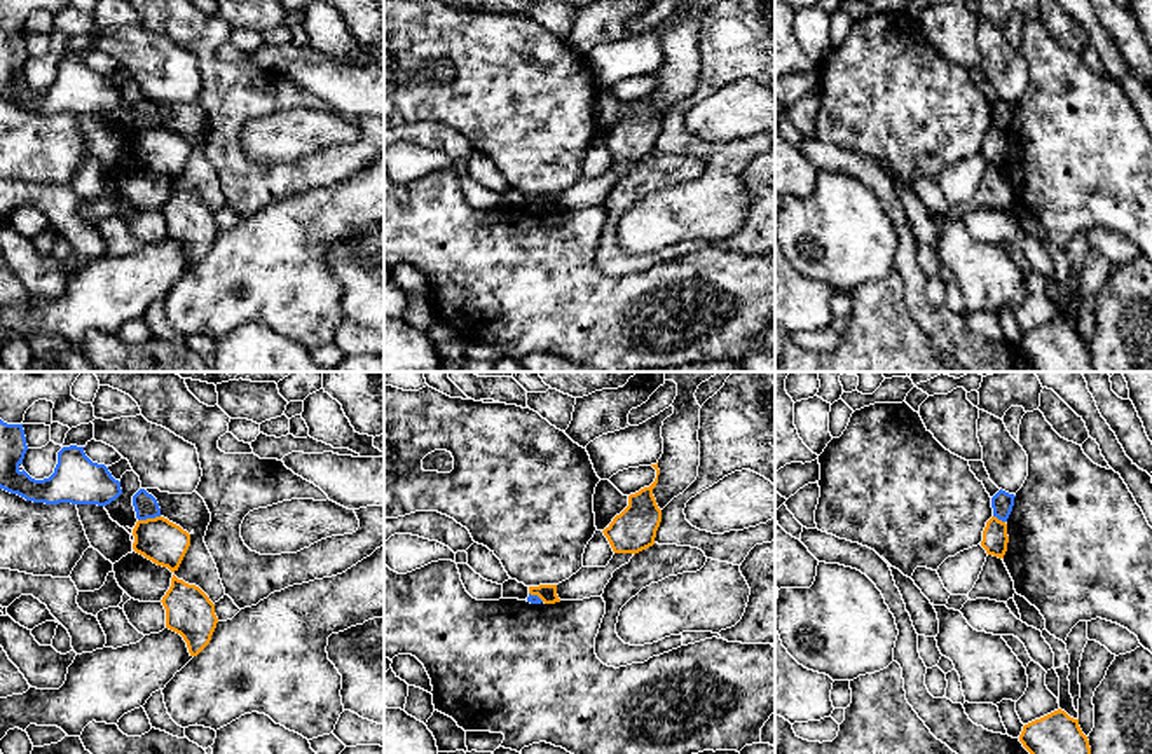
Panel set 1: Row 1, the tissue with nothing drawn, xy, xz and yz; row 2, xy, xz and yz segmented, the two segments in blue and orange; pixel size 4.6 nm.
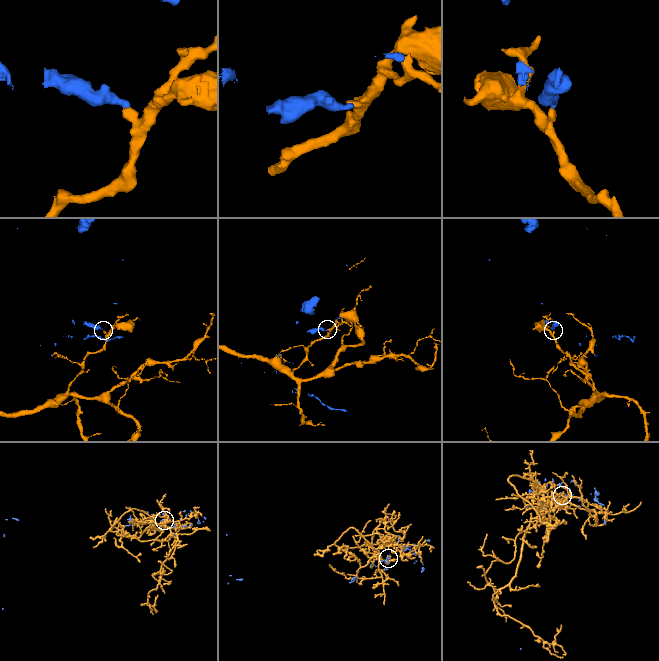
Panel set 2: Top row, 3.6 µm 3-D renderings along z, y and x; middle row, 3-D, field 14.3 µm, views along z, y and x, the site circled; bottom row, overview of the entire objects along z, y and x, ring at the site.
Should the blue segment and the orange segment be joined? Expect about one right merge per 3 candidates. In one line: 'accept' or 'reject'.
reject

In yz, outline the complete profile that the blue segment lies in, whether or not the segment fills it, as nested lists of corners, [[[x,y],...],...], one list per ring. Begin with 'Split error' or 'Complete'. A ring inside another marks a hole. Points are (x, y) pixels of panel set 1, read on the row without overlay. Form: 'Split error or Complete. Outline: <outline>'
Complete. Outline: [[[998,99],[993,106],[991,106],[991,117],[993,117],[993,126],[997,126],[1002,131],[1007,131],[1012,115],[1014,115],[1014,103],[1009,103],[1005,99]]]

